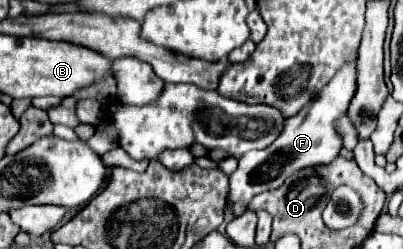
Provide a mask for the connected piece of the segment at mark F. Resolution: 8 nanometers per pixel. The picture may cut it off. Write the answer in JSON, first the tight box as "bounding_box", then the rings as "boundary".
{"bounding_box":[227,64,355,216],"boundary":[[[347,64],[343,66],[343,70],[339,70],[333,76],[327,88],[323,88],[317,94],[317,98],[313,98],[307,104],[307,108],[301,108],[299,114],[287,120],[283,132],[271,146],[263,150],[247,152],[247,156],[239,158],[237,170],[229,176],[231,188],[227,194],[227,206],[233,212],[233,216],[241,216],[243,212],[247,212],[247,204],[251,202],[251,198],[255,198],[257,194],[265,190],[279,188],[299,168],[315,166],[315,164],[329,164],[339,154],[343,142],[339,134],[335,132],[333,122],[349,108],[353,94],[355,94],[355,64]]]}

